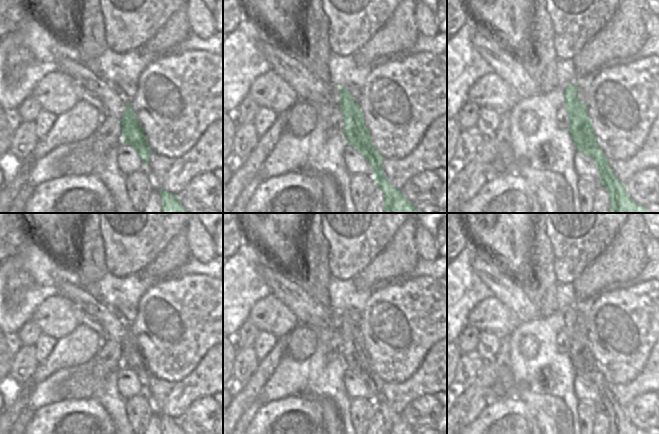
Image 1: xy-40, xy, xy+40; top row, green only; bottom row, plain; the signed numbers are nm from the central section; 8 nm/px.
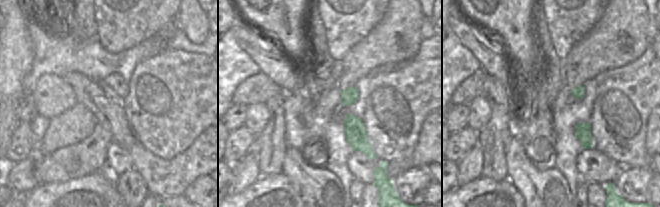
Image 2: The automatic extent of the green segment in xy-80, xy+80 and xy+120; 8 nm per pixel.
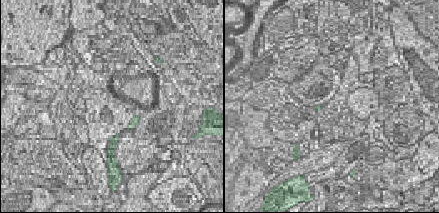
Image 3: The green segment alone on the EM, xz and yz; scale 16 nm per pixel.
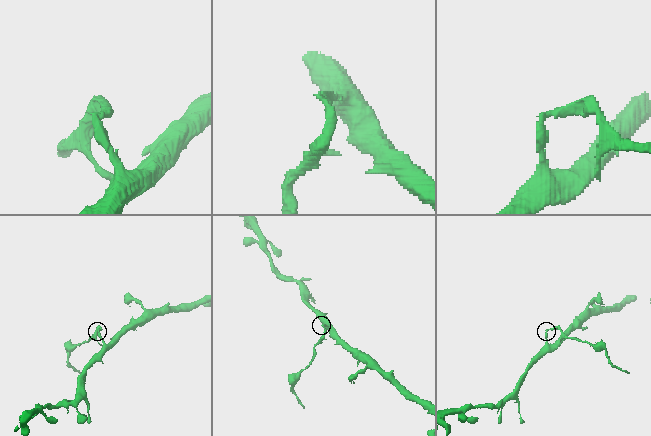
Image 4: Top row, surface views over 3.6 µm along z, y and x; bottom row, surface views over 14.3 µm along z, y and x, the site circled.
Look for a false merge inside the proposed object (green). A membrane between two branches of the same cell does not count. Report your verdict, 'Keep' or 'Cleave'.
Cleave

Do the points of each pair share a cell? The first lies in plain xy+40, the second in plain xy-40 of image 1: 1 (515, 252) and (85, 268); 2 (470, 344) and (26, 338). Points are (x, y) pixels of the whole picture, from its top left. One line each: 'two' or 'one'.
1: two
2: one

